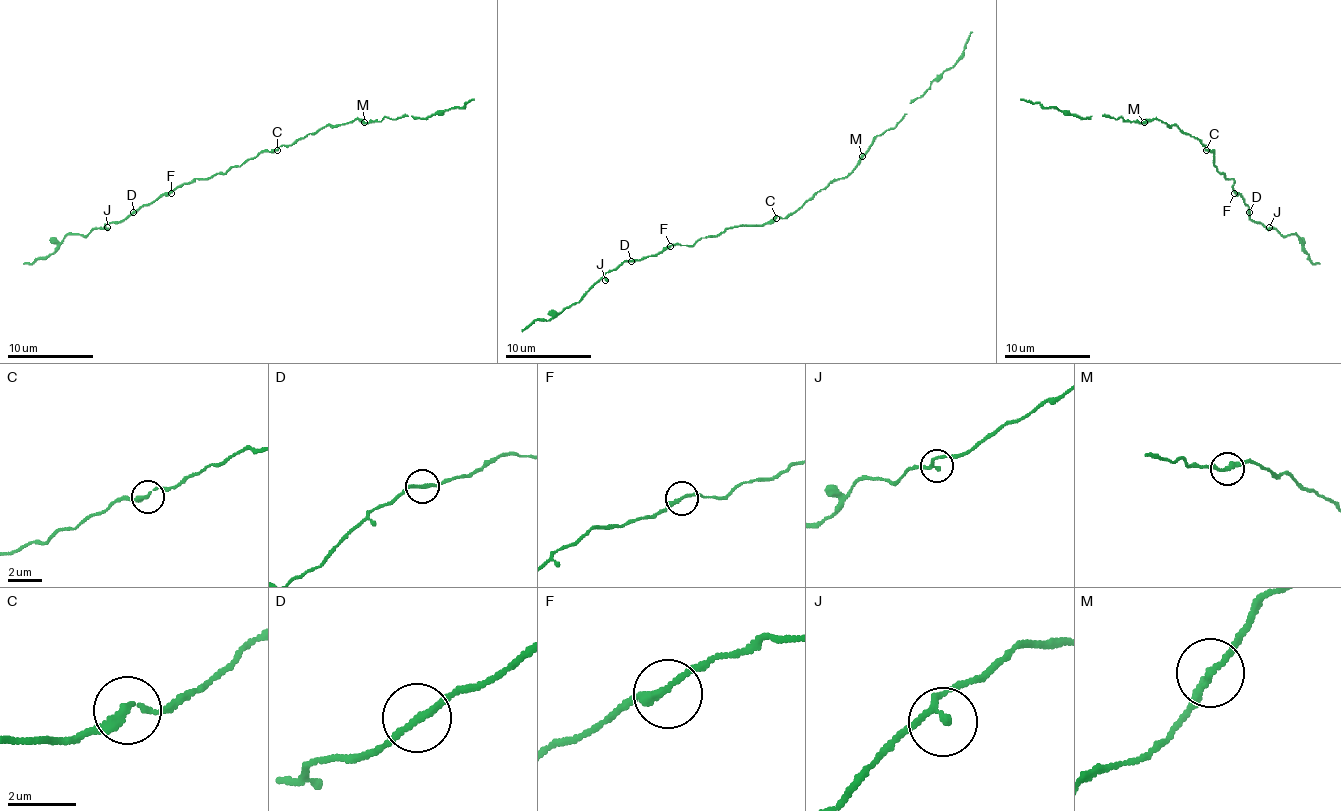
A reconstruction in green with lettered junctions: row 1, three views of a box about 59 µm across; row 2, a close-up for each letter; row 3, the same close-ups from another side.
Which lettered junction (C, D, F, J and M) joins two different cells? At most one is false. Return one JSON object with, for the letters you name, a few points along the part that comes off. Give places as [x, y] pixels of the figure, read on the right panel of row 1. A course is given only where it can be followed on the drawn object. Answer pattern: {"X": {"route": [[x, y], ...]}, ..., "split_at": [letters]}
{"split_at": []}

